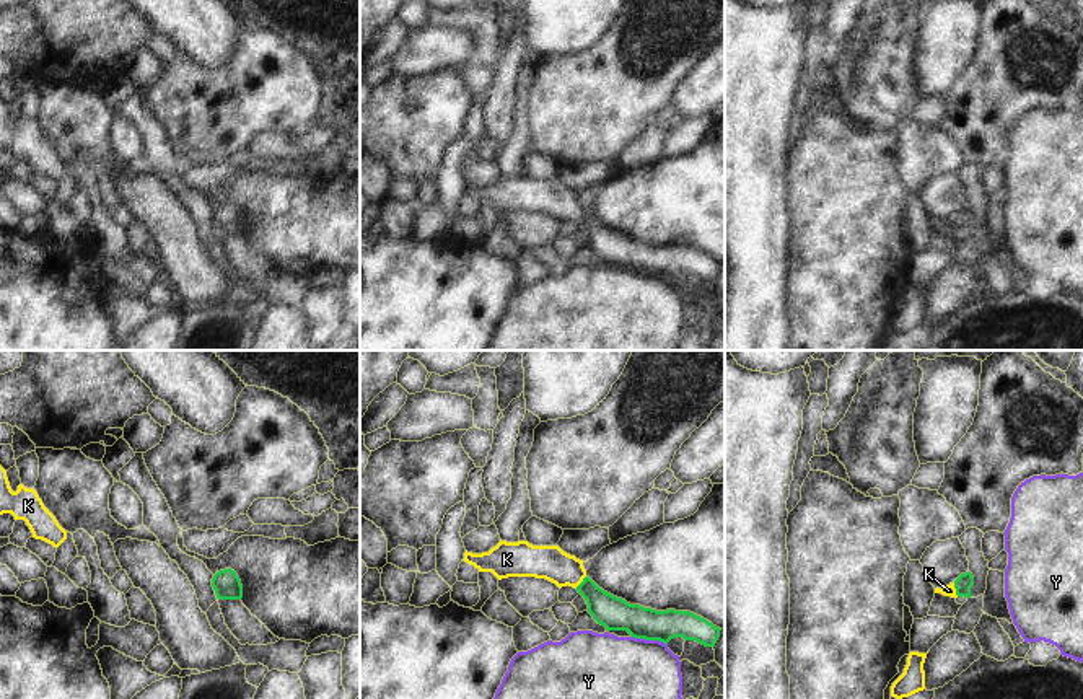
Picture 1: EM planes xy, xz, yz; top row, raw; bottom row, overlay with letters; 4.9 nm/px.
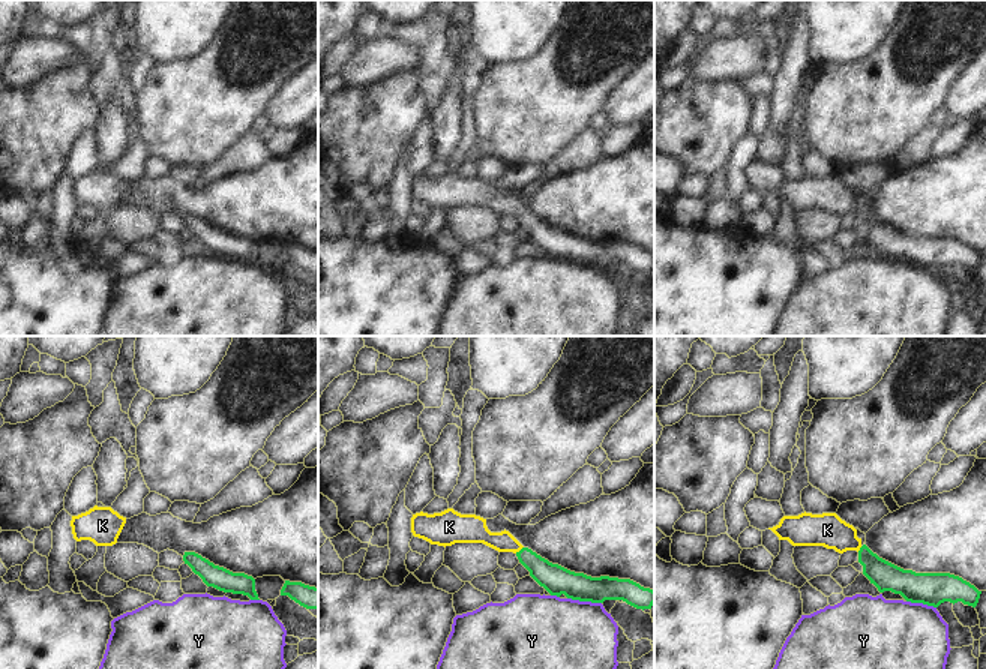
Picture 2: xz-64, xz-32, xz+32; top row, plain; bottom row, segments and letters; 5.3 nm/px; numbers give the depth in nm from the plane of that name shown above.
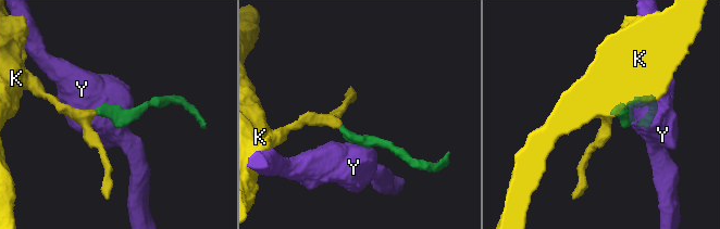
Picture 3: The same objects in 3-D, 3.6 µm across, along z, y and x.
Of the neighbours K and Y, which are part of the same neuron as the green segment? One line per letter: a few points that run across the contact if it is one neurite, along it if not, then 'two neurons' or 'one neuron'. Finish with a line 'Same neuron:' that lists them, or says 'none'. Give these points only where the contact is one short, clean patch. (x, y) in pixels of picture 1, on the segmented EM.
K: line yz (963, 584), (955, 587), (948, 590); one neuron
Y: line xz (632, 636), (657, 639), (666, 644); two neurons
Same neuron: K

